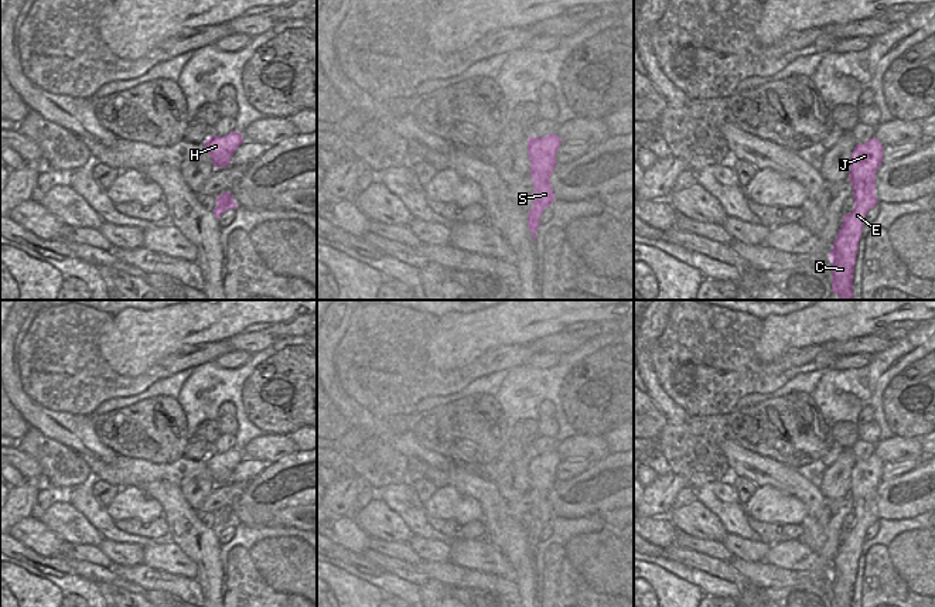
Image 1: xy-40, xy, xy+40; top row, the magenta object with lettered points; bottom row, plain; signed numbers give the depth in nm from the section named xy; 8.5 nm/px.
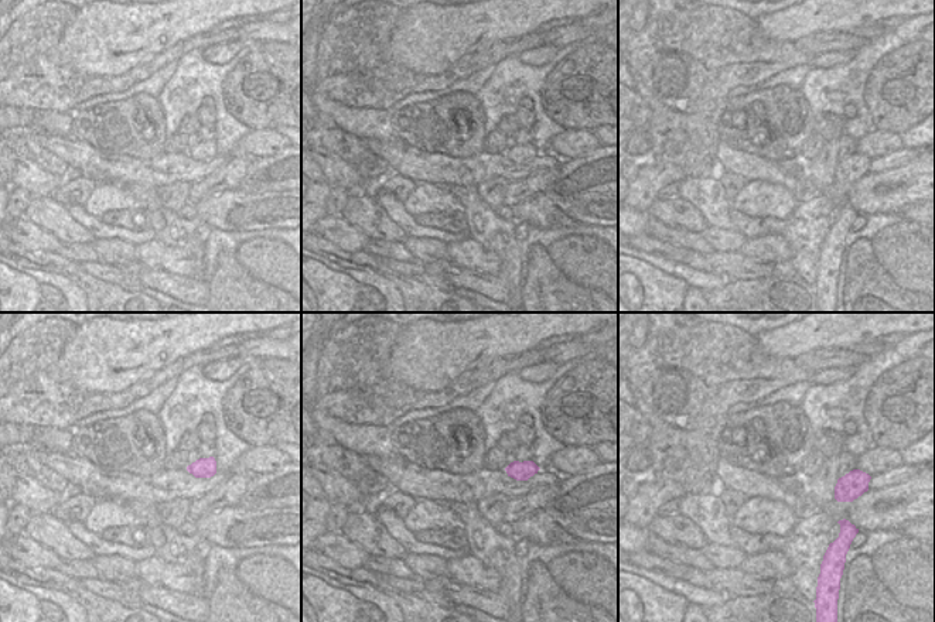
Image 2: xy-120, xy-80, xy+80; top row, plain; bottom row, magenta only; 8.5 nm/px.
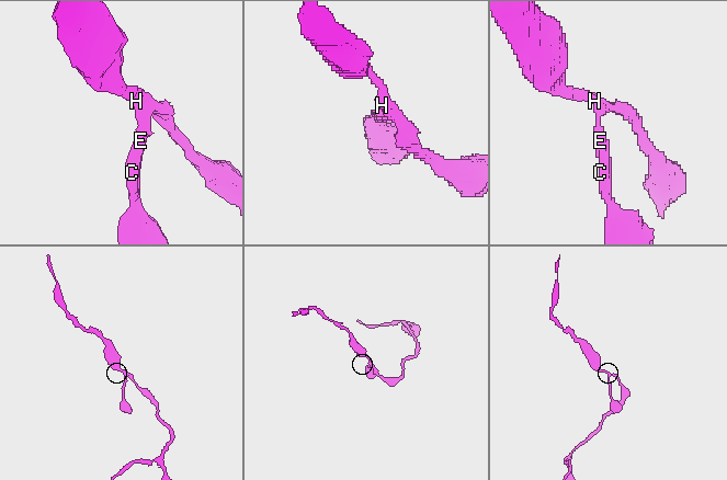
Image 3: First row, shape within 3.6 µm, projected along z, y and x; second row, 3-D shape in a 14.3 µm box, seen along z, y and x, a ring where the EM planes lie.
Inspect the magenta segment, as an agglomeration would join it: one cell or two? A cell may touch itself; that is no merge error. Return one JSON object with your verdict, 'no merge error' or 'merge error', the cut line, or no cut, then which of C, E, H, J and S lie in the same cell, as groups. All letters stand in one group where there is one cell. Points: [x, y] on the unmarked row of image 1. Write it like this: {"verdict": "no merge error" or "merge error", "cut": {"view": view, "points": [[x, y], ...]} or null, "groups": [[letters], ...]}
{"verdict": "no merge error", "cut": null, "groups": [["C", "E", "H", "J", "S"]]}

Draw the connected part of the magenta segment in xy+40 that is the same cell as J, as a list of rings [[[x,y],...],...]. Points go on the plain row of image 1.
[[[876,456],[856,461],[850,474],[849,497],[853,502],[854,525],[843,532],[843,540],[833,559],[832,607],[853,607],[856,570],[867,529],[880,518],[876,516],[876,490],[883,480],[884,463]]]

